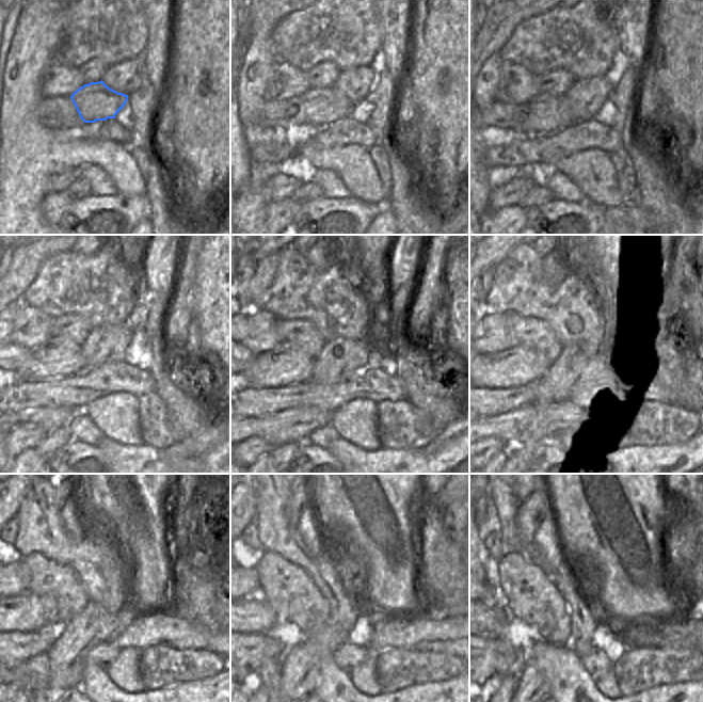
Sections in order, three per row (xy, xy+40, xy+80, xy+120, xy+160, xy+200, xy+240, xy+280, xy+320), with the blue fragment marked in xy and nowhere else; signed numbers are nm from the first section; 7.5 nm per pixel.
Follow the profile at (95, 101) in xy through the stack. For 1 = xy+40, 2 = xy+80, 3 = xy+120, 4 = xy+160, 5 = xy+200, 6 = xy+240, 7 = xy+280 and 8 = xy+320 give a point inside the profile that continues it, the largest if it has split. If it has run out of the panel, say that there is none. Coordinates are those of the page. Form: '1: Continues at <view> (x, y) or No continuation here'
1: Continues at xy+40 (317, 107)
2: Continues at xy+80 (545, 114)
3: Continues at xy+120 (60, 356)
4: Continues at xy+160 (285, 364)
5: Continues at xy+200 (518, 366)
6: Continues at xy+240 (25, 612)
7: Continues at xy+280 (253, 613)
8: Continues at xy+320 (491, 625)

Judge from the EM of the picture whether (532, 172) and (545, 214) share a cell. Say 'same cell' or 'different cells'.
different cells

